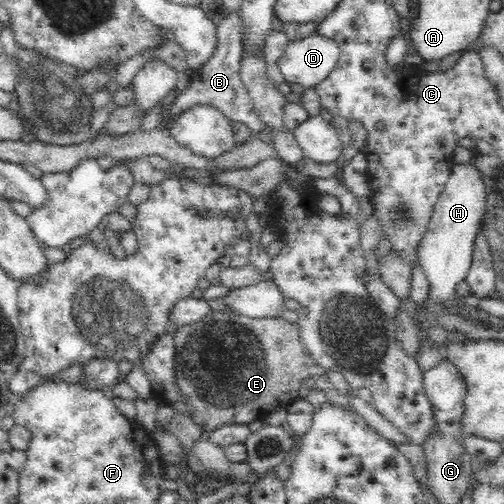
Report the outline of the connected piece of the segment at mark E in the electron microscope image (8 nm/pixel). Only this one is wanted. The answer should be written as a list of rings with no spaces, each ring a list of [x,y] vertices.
[[[208,312],[200,320],[192,322],[178,331],[172,333],[175,341],[175,353],[174,353],[174,369],[176,376],[174,376],[174,385],[178,389],[179,396],[183,398],[184,404],[188,406],[190,410],[189,417],[193,420],[202,431],[206,431],[209,434],[214,430],[221,428],[225,424],[248,424],[254,422],[254,420],[263,420],[271,412],[278,412],[278,410],[286,409],[298,396],[298,390],[302,388],[302,382],[304,379],[312,378],[318,379],[319,376],[328,376],[328,370],[322,368],[316,364],[316,362],[309,356],[301,342],[301,336],[299,335],[299,329],[294,322],[288,322],[283,317],[246,317],[240,314],[234,314],[232,312]]]

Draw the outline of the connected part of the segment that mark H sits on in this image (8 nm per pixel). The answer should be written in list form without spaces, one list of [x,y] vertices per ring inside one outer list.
[[[473,160],[467,164],[453,162],[444,190],[434,204],[430,226],[420,242],[418,250],[420,268],[432,283],[432,293],[427,302],[440,302],[455,295],[455,286],[462,282],[472,265],[472,254],[476,246],[476,236],[482,228],[482,218],[486,216],[486,185],[482,171]]]

